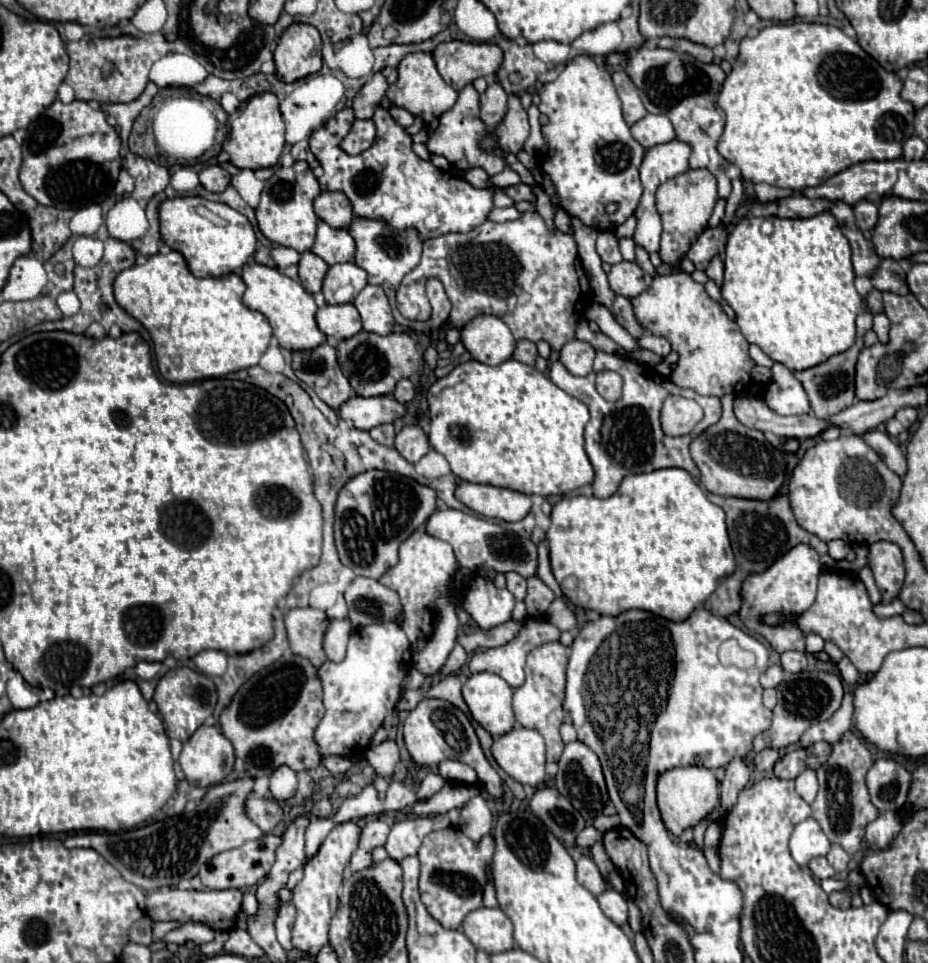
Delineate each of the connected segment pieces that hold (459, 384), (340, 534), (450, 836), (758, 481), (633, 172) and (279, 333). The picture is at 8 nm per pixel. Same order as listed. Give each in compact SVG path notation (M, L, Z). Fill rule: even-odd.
M508 359L496 367L480 361L466 361L428 389L430 443L446 457L456 477L470 483L506 487L518 493L538 493L542 497L562 495L594 481L592 463L584 451L584 427L590 419L588 407L554 385L536 367Z
M366 471L358 477L352 477L336 501L336 523L334 523L334 535L336 535L336 547L340 561L350 567L356 575L380 579L382 573L398 563L398 547L402 539L410 537L418 527L422 527L430 515L438 511L438 497L436 491L416 483L414 479L406 479L402 475L390 473L390 471Z
M458 827L434 831L424 837L418 859L422 863L420 873L420 897L428 913L446 929L458 929L464 917L482 907L482 891L486 885L486 869L494 855L494 839L486 835L478 845L468 839Z
M724 395L720 401L722 401L722 419L710 429L706 429L702 435L698 435L690 445L692 459L702 473L702 485L710 493L724 497L742 497L758 501L774 499L788 479L786 455L782 455L764 437L762 431L748 429L734 417L732 395Z
M578 55L570 59L560 77L552 83L546 83L538 95L540 95L540 111L546 113L550 119L550 123L542 127L544 147L540 149L538 163L552 177L560 203L570 215L578 217L584 225L590 225L600 231L616 229L638 207L642 195L638 169L644 157L644 147L632 137L630 127L622 117L622 105L610 73L606 69L600 69L590 57ZM608 203L618 205L616 213L612 215L606 213Z
M258 263L244 265L242 279L246 283L246 293L242 299L244 305L254 311L260 311L270 321L274 329L274 337L278 339L280 347L288 351L312 351L326 341L326 335L318 329L314 319L318 307L312 295L298 281L292 281L290 277L286 277L282 271L274 267L266 267Z

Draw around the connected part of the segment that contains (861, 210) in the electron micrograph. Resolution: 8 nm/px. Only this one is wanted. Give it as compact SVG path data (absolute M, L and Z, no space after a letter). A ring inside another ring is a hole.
M860 201L858 205L854 205L854 215L856 215L856 225L862 231L870 231L878 221L878 207L870 201Z

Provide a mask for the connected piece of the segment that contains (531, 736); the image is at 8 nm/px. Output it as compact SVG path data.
M514 727L510 733L494 739L492 755L496 763L522 785L540 785L544 781L544 741L534 729Z

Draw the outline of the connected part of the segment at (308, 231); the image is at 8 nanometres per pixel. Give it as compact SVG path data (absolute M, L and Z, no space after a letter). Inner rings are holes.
M296 161L288 169L282 167L264 185L262 199L260 199L258 209L256 209L256 219L258 219L260 231L272 243L292 247L298 253L310 251L314 245L314 239L316 239L316 223L318 223L318 217L314 213L312 203L320 193L322 193L320 185L318 185L316 177L312 175L312 169L308 167L306 161Z

